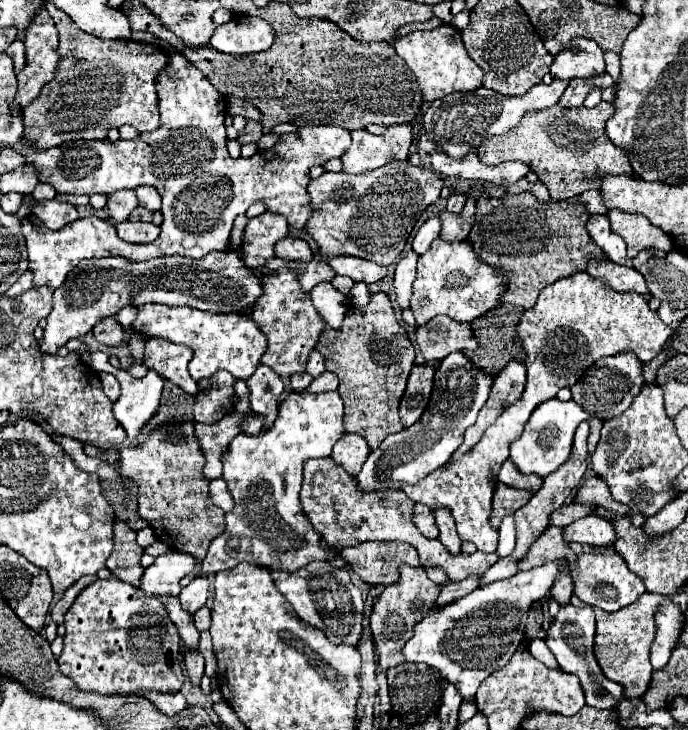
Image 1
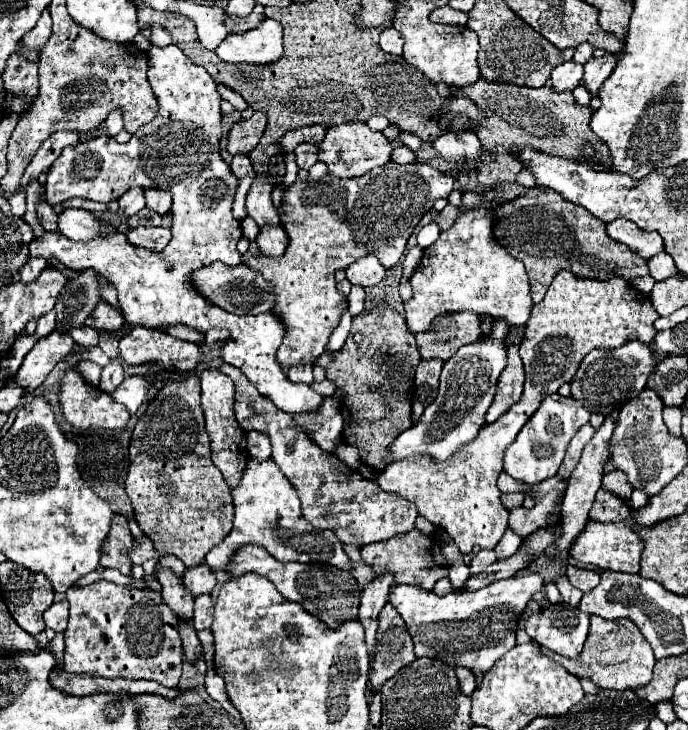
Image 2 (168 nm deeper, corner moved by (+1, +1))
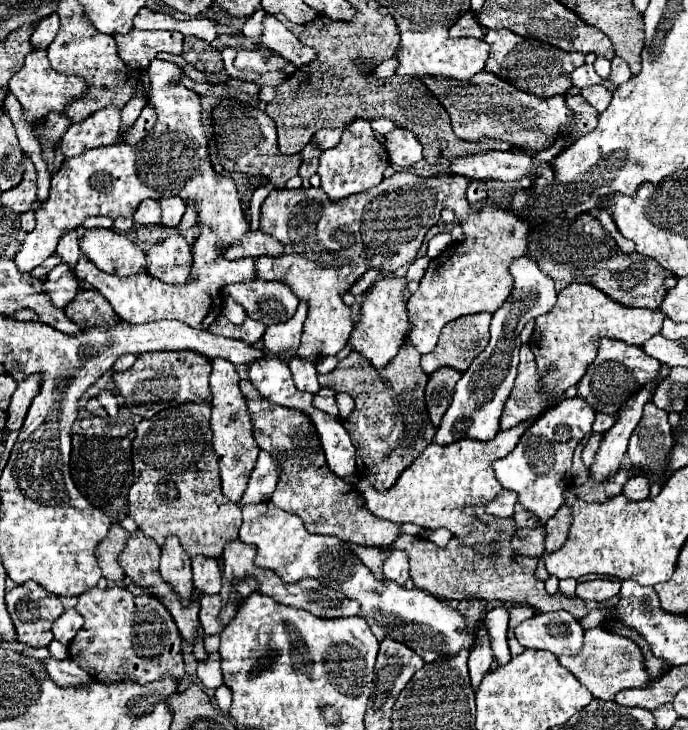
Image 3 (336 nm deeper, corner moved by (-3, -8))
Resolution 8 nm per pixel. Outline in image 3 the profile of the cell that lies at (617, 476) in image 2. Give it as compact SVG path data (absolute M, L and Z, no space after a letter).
M635 476L623 486L623 494L629 500L645 500L649 496L649 488L651 488L651 484L645 476Z

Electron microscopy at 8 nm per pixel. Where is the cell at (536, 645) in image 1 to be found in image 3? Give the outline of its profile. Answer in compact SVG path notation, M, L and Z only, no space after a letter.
M603 628L585 630L581 652L575 656L559 656L559 662L569 672L573 672L573 676L581 684L587 686L593 698L599 698L599 700L613 700L615 694L625 688L647 688L653 684L647 670L643 668L643 654L639 646L633 640L621 638Z

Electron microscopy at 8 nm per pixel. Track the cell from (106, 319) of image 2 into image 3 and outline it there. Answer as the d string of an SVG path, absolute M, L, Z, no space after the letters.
M81 290L67 306L65 314L71 322L75 322L81 330L89 326L115 326L119 316L113 312L111 304L97 290Z

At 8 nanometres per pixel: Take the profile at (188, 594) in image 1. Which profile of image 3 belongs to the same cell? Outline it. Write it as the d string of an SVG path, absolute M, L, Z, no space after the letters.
M195 556L193 560L193 584L203 594L219 594L221 590L221 570L215 558Z

